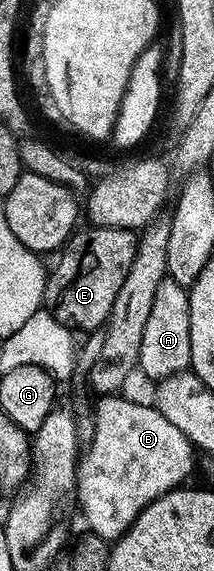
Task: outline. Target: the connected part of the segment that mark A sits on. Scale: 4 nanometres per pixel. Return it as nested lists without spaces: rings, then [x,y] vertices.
[[[165,277],[155,288],[155,300],[147,316],[147,328],[143,328],[143,344],[139,348],[139,370],[152,380],[170,378],[184,374],[190,369],[191,360],[191,316],[189,294],[173,278]]]

